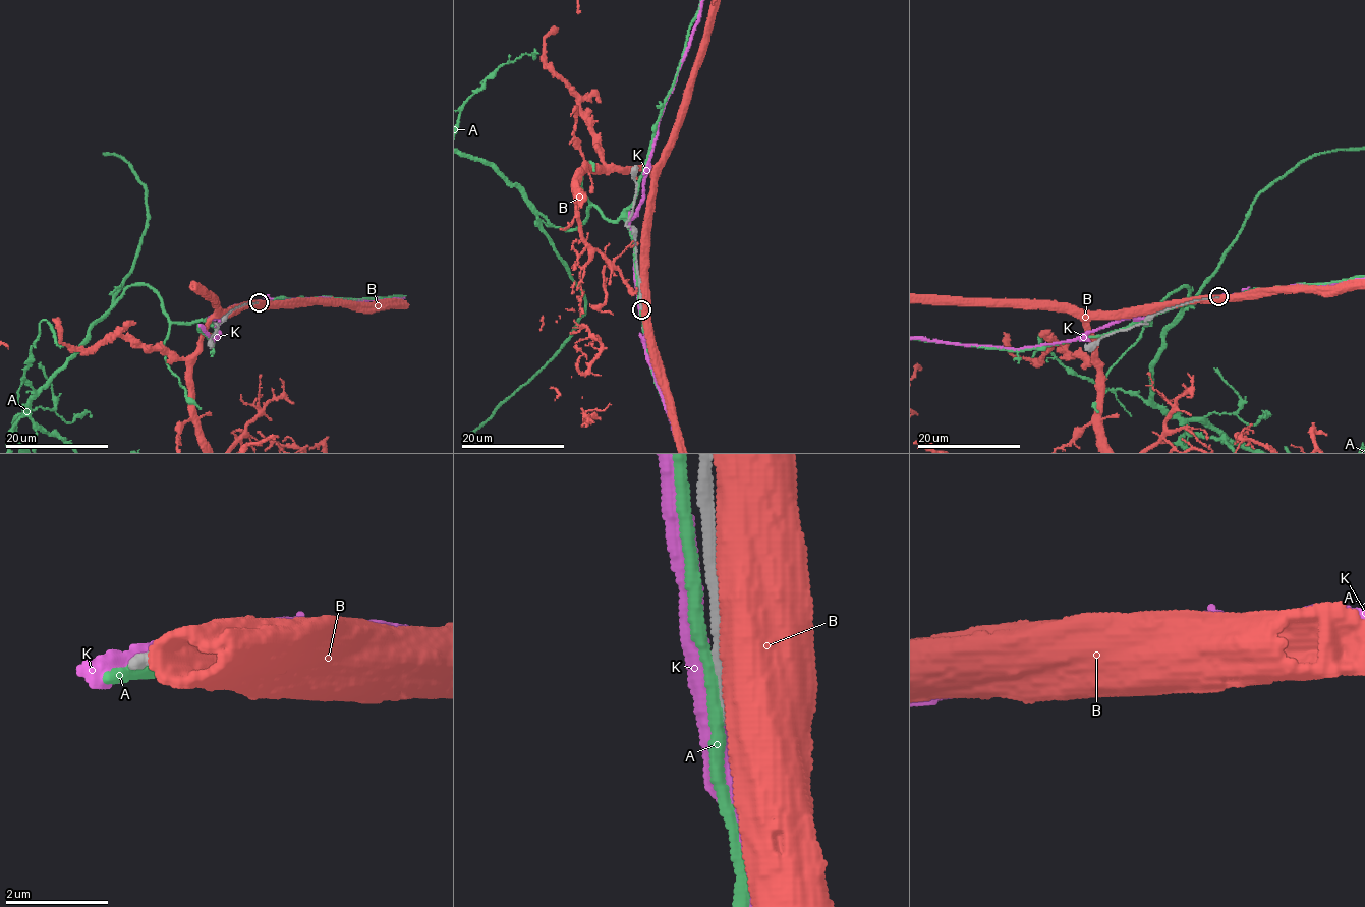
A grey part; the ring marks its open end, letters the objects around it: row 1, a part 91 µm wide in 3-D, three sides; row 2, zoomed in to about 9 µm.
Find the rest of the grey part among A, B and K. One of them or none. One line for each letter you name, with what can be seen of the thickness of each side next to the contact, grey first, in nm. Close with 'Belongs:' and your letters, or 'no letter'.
Belongs: no letter

